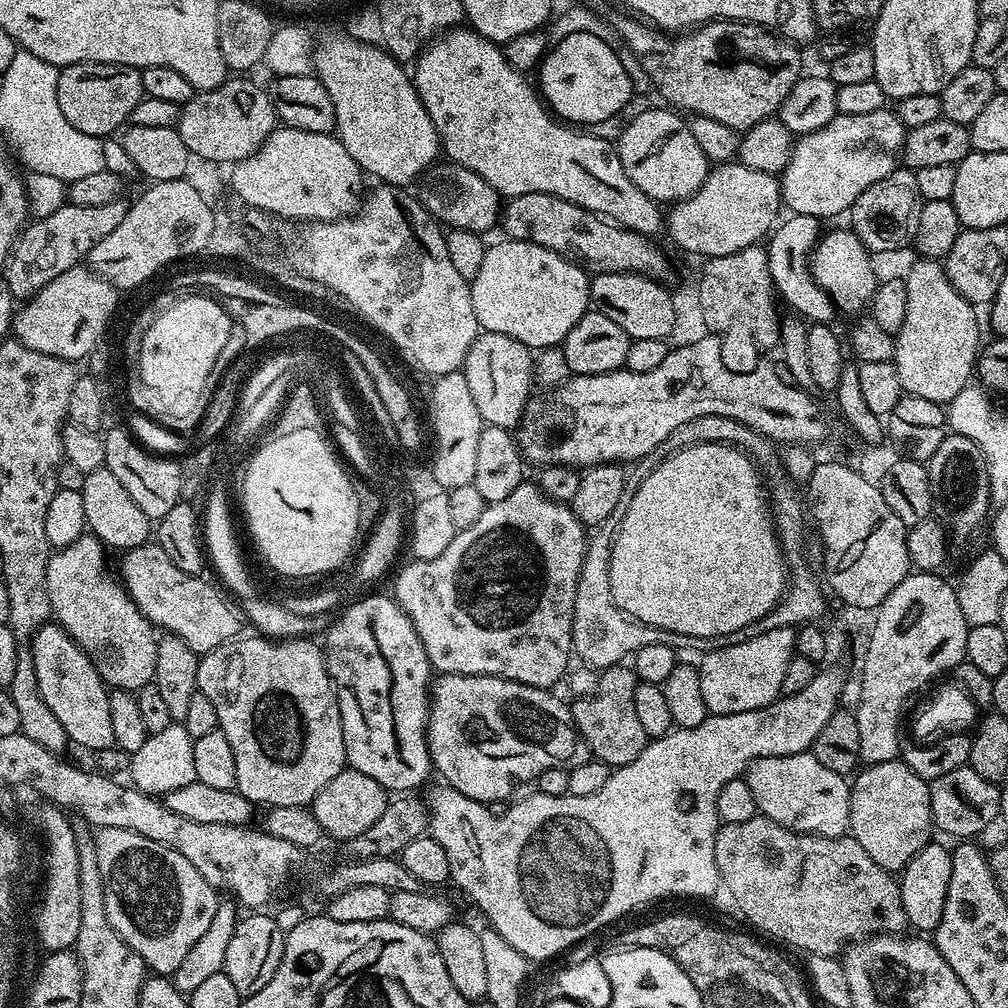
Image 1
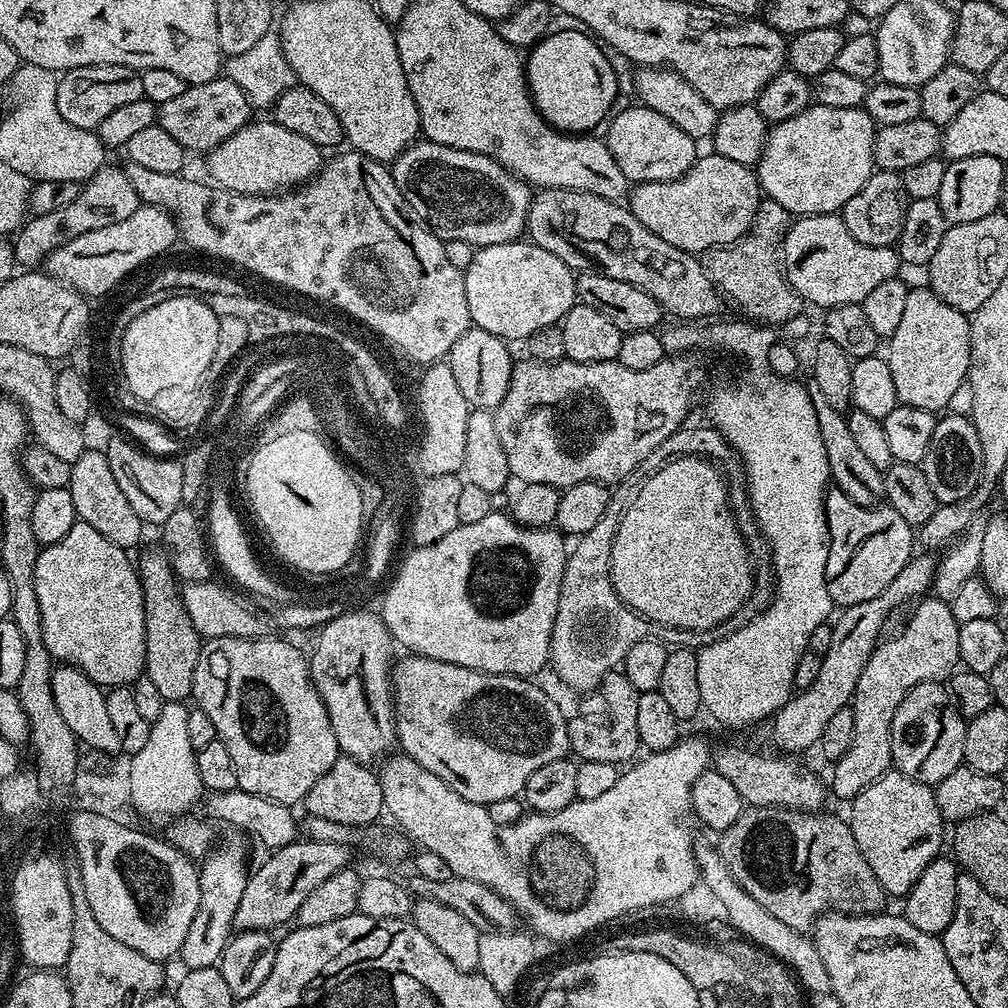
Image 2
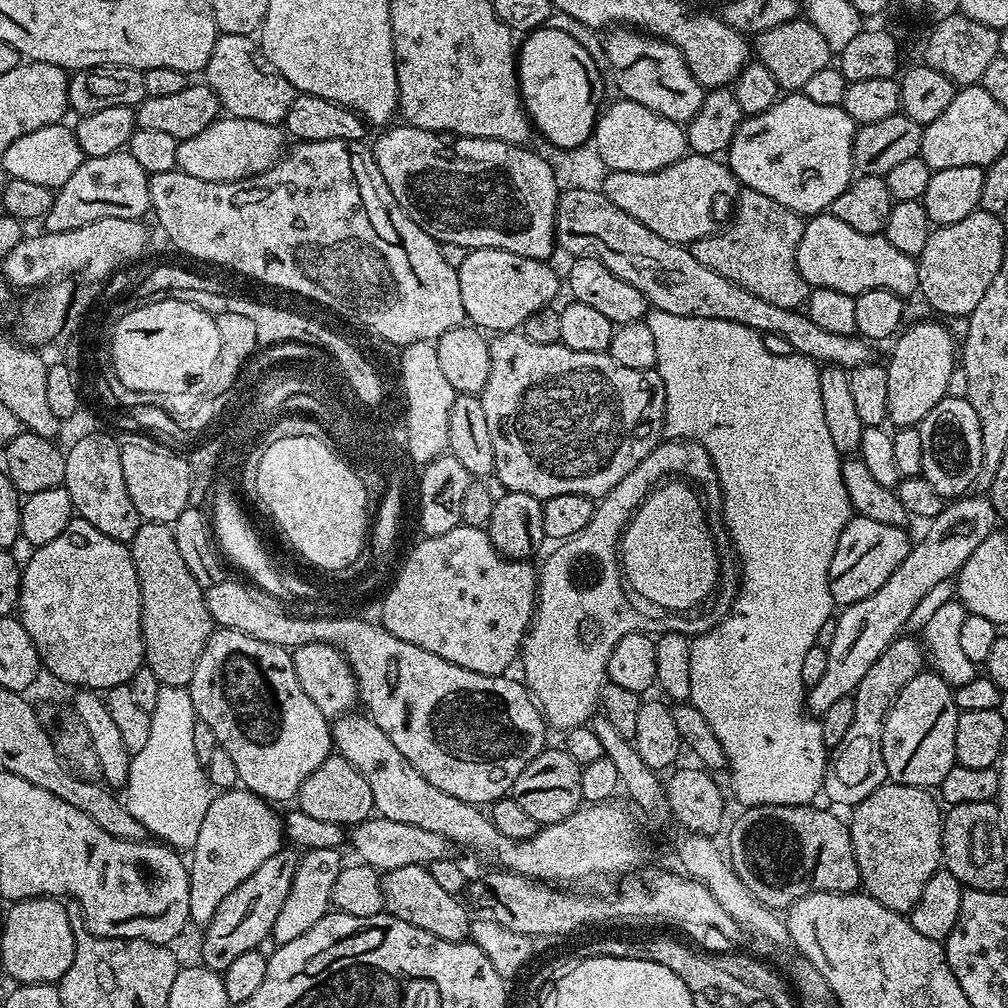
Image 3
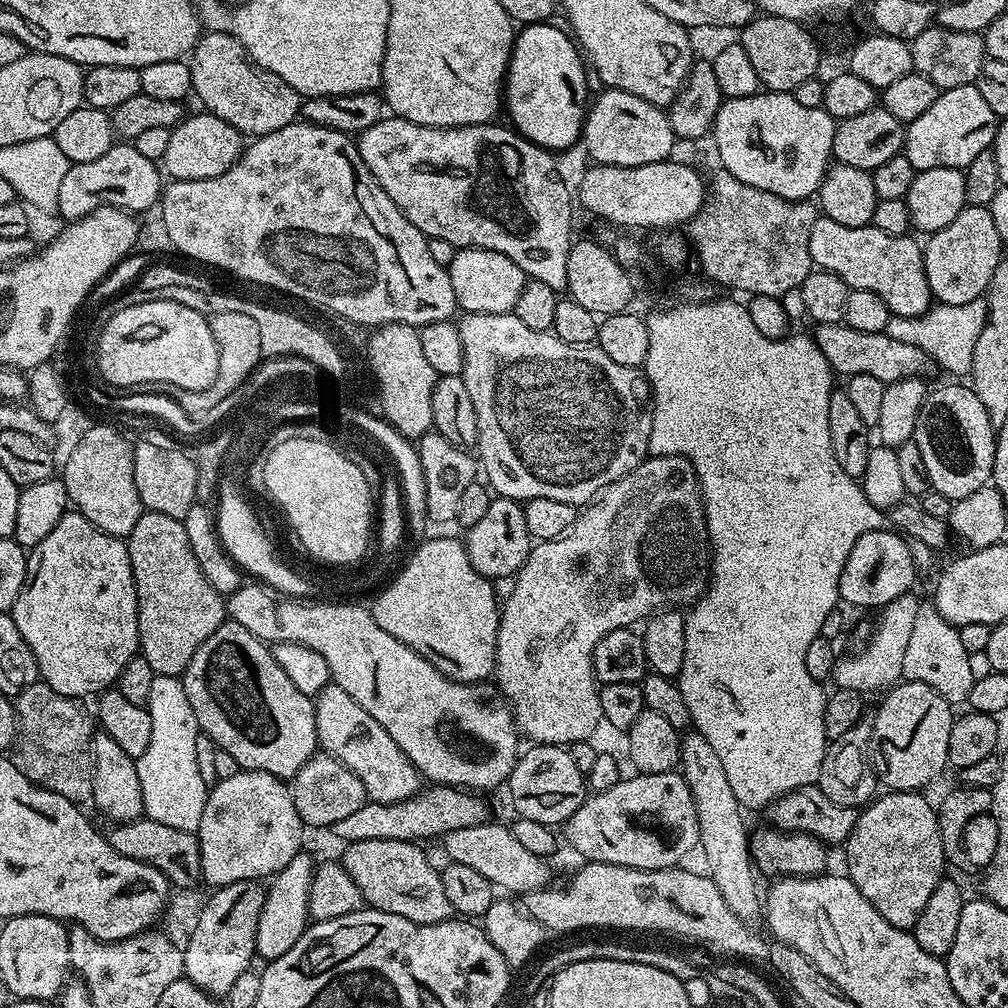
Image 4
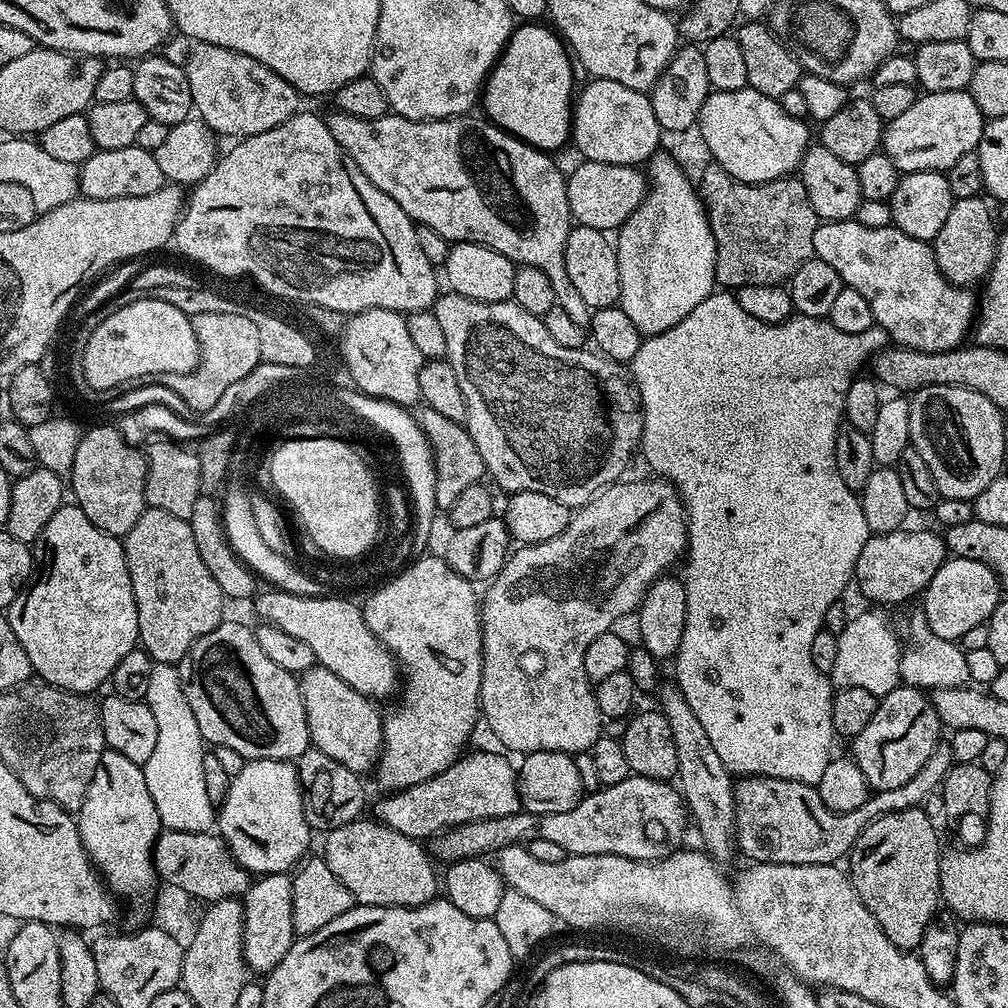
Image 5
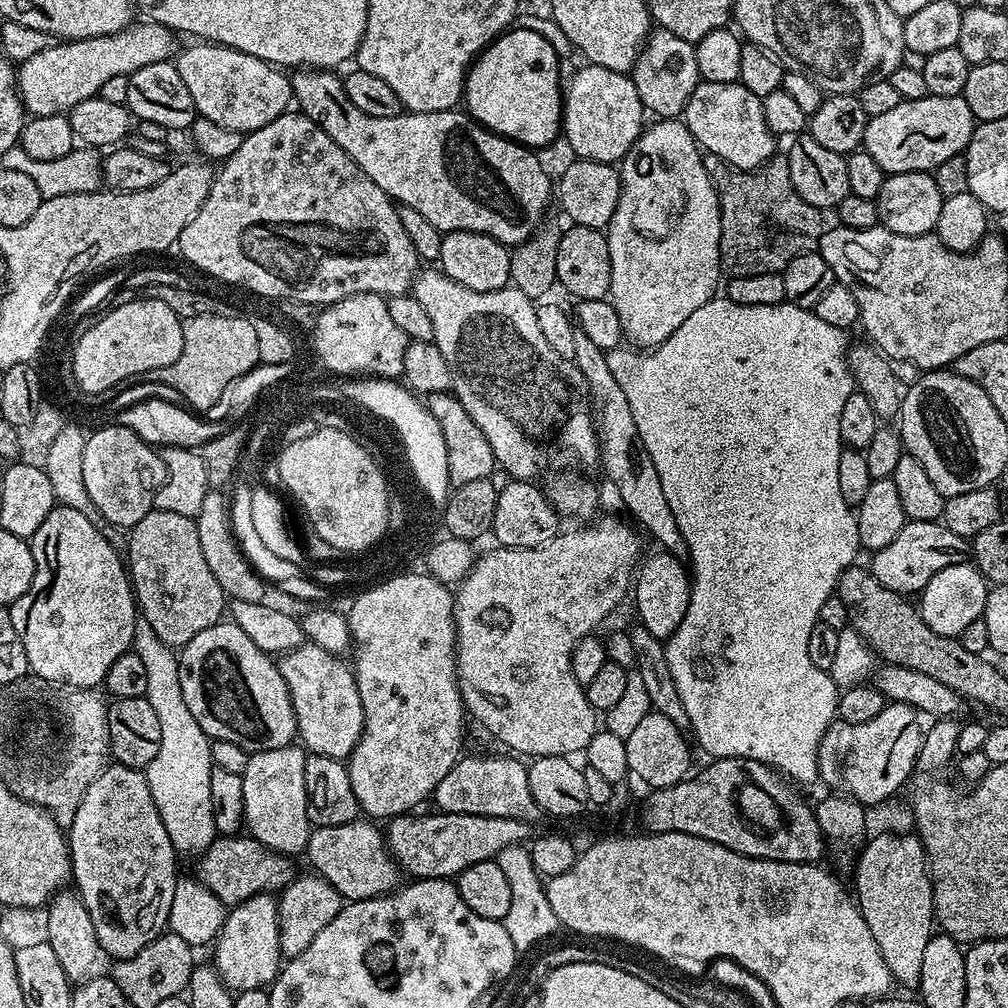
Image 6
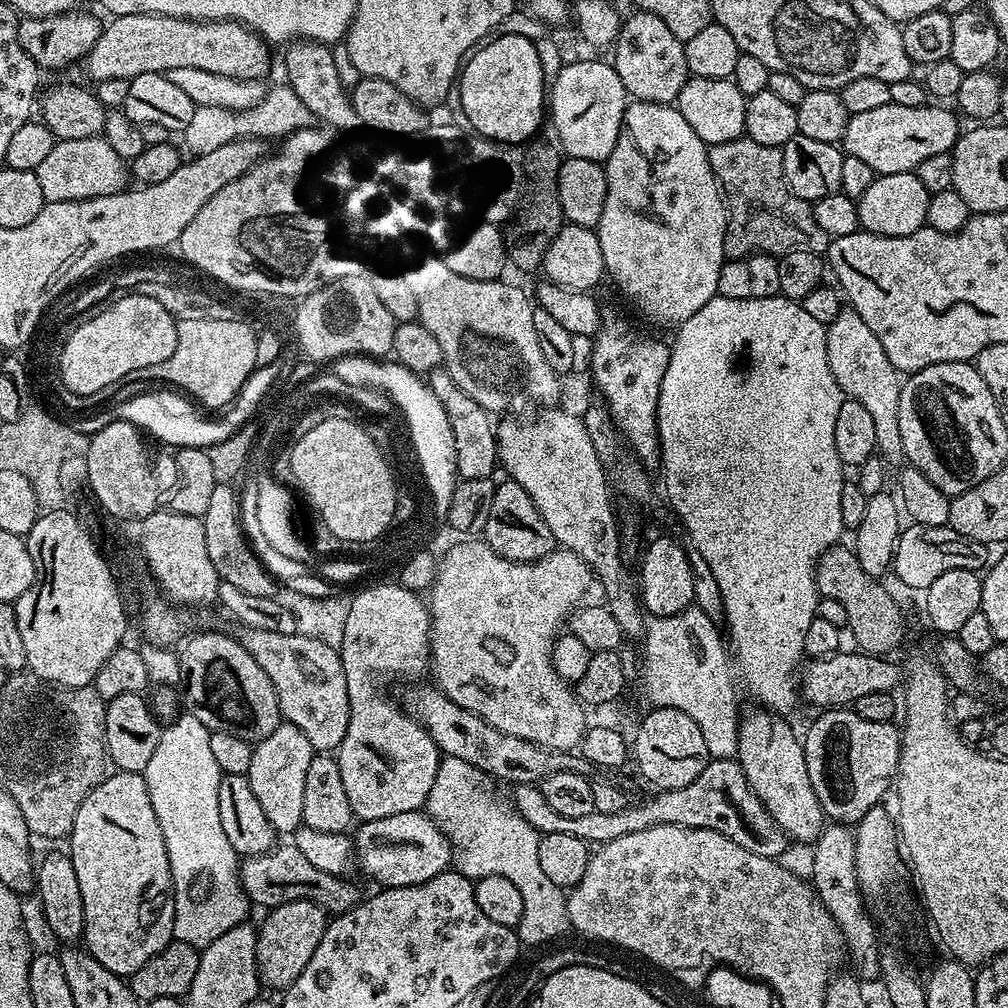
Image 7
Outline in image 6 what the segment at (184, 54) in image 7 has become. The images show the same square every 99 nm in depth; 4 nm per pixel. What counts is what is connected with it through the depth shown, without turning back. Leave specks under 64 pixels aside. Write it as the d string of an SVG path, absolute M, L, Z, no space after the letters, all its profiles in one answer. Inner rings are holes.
M133 22L120 32L88 40L53 43L52 47L26 58L16 74L16 88L29 117L59 116L71 112L78 102L89 100L115 76L131 76L154 62L171 61L177 55L177 37L171 28L151 22Z

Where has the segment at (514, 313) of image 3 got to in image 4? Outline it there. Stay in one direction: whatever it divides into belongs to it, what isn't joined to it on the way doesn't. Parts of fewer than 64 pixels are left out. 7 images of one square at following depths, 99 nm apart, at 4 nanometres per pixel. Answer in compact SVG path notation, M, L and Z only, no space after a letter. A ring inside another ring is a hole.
M461 248L454 254L454 262L447 267L450 286L454 286L454 298L464 312L502 314L511 312L522 294L526 274L506 254L498 254L485 248Z

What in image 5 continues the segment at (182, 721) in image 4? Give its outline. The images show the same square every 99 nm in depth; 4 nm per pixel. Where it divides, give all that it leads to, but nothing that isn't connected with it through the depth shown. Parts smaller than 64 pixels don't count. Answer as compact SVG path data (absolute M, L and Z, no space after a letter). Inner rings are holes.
M153 663L150 670L150 687L144 703L150 706L154 722L158 722L158 743L142 767L146 786L150 786L150 798L158 806L161 825L183 832L207 832L214 824L214 805L206 795L206 778L202 778L206 741L198 730L190 702L186 702L180 674L181 669L175 664Z

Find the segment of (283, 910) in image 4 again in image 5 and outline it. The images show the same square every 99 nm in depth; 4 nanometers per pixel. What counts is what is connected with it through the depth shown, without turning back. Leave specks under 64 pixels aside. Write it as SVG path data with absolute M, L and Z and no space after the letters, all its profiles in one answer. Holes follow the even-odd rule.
M270 872L253 879L242 897L244 906L244 962L253 973L267 974L272 971L290 950L292 941L297 939L294 930L294 906L292 905L292 876L282 872Z

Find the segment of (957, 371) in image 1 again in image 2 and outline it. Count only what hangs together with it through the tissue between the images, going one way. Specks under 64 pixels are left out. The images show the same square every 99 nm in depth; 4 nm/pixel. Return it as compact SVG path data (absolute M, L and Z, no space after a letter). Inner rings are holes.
M913 287L906 298L906 307L892 336L887 337L886 359L890 366L890 374L894 378L894 391L898 394L901 404L918 406L918 410L936 414L948 408L950 398L968 379L970 366L970 324L965 313L954 310L954 306L946 306L942 298L935 296L931 288Z

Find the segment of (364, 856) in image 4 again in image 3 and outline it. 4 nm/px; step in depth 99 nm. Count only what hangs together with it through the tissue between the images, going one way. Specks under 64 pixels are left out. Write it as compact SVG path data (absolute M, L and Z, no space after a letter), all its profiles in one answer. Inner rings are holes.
M425 865L398 866L396 870L383 873L380 885L384 891L387 915L397 916L402 922L410 922L410 926L418 926L418 930L426 930L438 938L469 939L473 921L473 917L468 916L469 909L464 909L457 897L446 894Z

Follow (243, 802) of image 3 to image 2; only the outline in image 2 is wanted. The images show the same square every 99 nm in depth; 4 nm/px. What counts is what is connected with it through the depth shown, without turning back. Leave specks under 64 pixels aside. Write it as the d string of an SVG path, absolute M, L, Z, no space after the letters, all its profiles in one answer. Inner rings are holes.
M232 840L226 841L225 844L217 843L204 857L199 870L198 914L194 914L194 922L190 922L190 934L186 934L186 942L182 942L178 953L178 960L184 963L185 969L211 968L219 965L220 956L234 932L232 923L234 910L238 910L238 898L242 898L242 890L246 890L246 882L250 875L248 852Z

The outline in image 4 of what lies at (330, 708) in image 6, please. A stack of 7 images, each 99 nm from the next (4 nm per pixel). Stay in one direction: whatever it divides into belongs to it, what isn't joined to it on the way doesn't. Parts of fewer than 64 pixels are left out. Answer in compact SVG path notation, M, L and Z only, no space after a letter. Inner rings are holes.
M330 682L315 697L314 703L317 745L329 756L338 758L342 766L358 774L371 803L402 802L421 791L422 777L410 758L406 758L394 738L390 738L390 734L386 734L386 730L382 730L382 726L378 726L378 722L374 722L374 718L370 718L370 714L366 714L366 710L362 710L362 706L358 706L350 694L346 694L346 690Z

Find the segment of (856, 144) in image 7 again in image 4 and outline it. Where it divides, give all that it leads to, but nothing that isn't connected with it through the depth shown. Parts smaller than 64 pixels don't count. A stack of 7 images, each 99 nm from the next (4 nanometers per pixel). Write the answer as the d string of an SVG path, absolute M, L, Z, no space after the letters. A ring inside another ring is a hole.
M975 84L945 88L928 110L907 124L904 130L902 154L910 158L917 172L935 168L965 169L978 154L991 149L996 137L998 117L978 94Z

